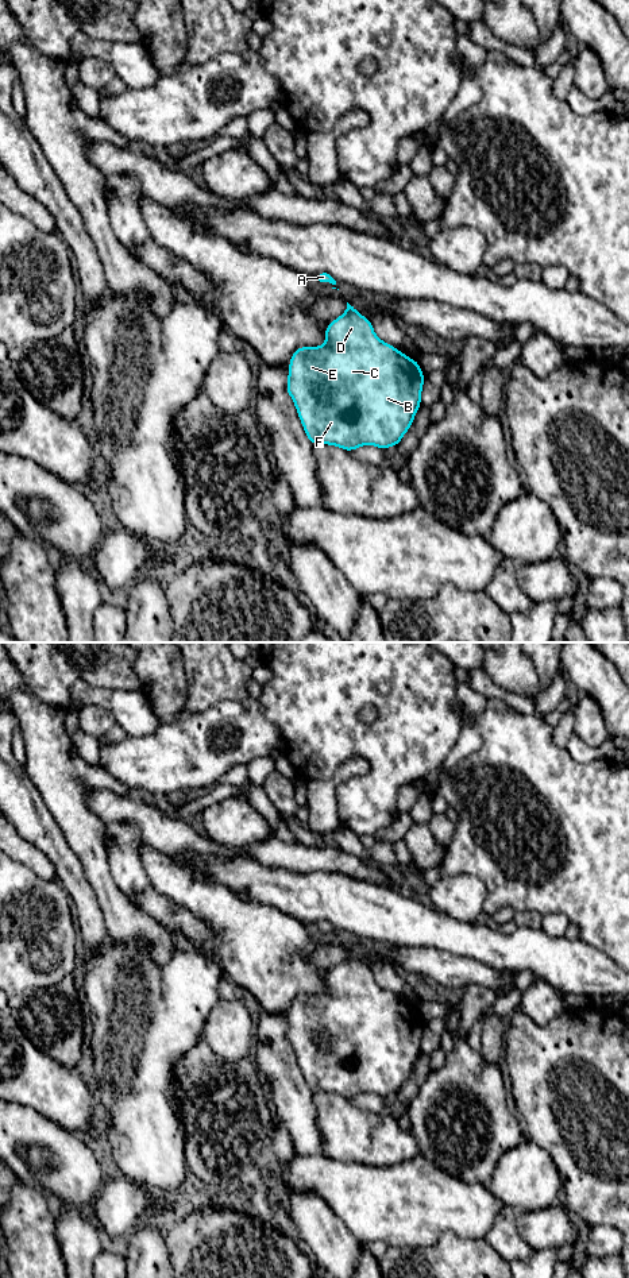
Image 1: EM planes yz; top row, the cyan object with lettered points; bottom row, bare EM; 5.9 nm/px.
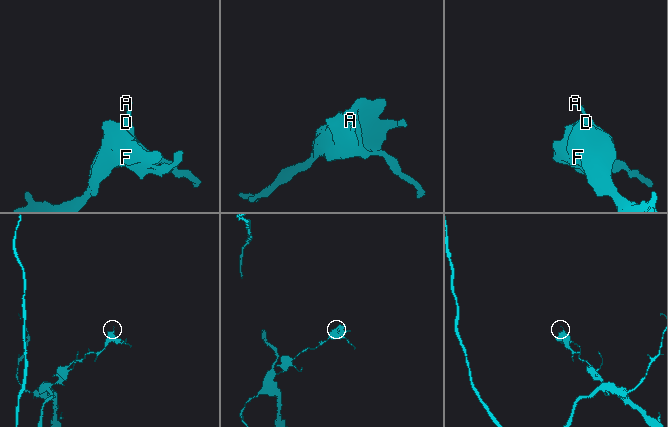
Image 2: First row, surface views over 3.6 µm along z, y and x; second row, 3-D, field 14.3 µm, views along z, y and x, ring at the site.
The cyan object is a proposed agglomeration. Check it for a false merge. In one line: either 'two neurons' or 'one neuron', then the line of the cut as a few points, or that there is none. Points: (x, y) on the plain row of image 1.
one neuron; cut none

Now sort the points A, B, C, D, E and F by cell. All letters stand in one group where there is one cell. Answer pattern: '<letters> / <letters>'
A B C D E F

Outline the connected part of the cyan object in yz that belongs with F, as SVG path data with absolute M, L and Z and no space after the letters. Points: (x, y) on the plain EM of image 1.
M347 950L346 960L325 976L325 991L320 995L298 995L289 1009L286 1038L292 1045L306 1085L314 1092L336 1093L354 1099L362 1093L386 1097L400 1092L412 1074L421 1053L424 1020L410 1007L374 980L371 969Z

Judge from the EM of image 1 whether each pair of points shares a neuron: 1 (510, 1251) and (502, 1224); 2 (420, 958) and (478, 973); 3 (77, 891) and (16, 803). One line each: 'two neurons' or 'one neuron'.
1: one neuron
2: one neuron
3: one neuron

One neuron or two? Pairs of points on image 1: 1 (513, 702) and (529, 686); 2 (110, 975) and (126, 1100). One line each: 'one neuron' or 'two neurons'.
1: two neurons
2: one neuron

